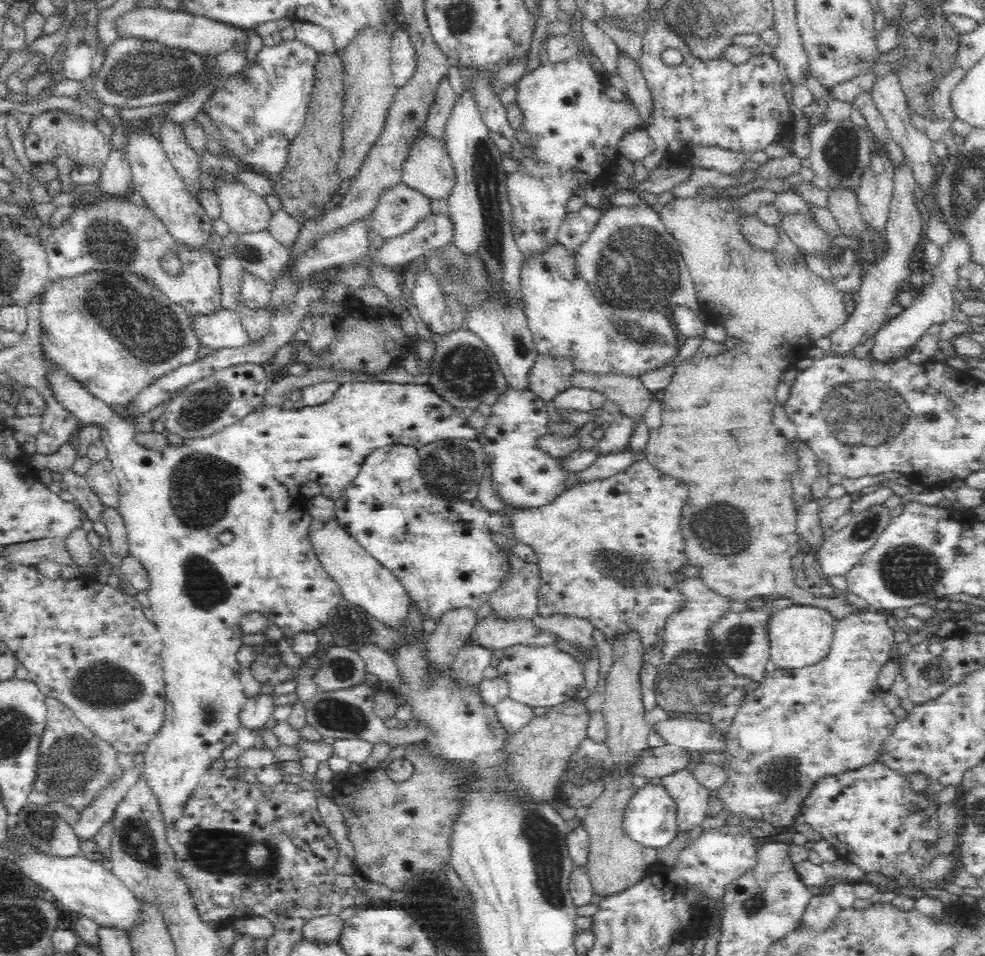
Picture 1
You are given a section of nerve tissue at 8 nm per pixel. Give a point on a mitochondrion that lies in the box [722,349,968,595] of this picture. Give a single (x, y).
(858, 414)

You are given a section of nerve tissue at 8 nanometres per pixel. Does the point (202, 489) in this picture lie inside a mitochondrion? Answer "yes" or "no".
yes

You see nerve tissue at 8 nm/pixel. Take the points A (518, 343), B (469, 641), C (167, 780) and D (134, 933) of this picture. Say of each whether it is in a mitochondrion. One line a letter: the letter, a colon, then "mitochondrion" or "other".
A: mitochondrion
B: other
C: other
D: other

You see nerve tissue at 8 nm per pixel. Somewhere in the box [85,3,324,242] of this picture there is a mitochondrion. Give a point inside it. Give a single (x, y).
(146, 73)

